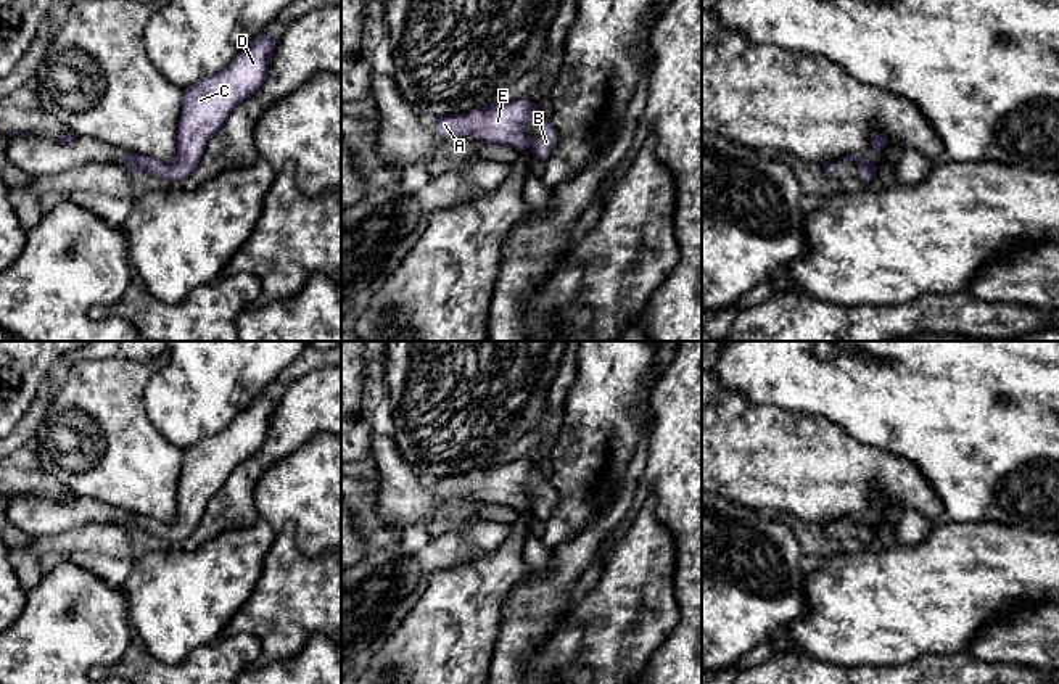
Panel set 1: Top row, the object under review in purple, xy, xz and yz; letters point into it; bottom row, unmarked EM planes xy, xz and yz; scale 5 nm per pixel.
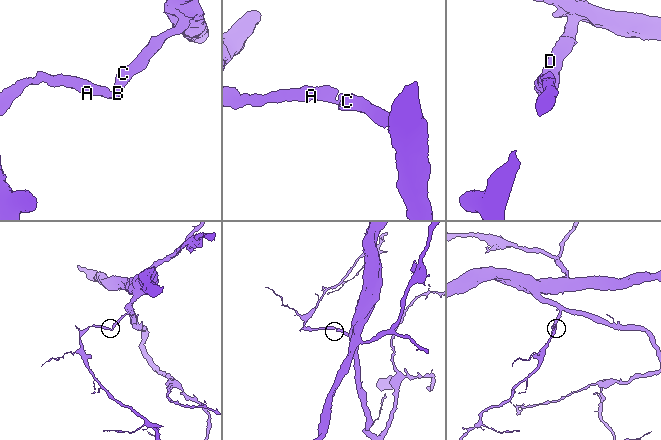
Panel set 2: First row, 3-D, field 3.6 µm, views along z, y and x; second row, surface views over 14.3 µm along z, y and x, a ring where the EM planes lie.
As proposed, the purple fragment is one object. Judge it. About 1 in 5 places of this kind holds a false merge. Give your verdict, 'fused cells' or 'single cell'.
single cell

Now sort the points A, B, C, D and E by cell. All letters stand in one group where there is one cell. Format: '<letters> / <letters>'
A B C D E

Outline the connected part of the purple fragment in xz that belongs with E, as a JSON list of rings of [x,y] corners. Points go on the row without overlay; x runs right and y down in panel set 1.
[[[501,460],[465,475],[446,475],[436,480],[436,496],[470,496],[484,504],[513,507],[518,512],[531,510],[536,520],[546,521],[557,504],[557,492],[546,480],[541,497],[533,501],[526,496],[526,483],[534,475],[536,465],[528,460]]]

